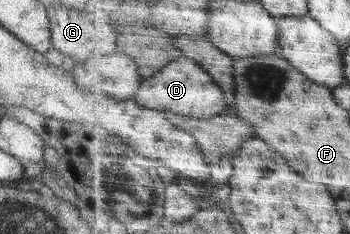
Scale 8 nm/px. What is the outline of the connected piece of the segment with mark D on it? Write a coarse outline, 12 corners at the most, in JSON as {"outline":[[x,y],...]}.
{"outline":[[186,56],[146,80],[143,107],[204,119],[231,107]]}

